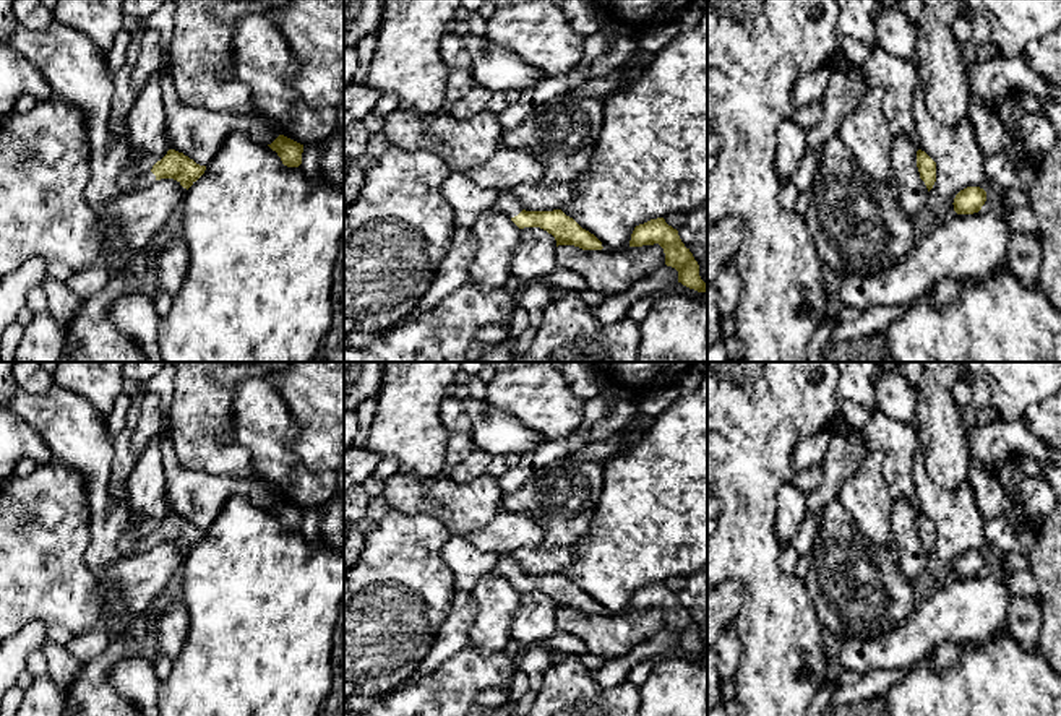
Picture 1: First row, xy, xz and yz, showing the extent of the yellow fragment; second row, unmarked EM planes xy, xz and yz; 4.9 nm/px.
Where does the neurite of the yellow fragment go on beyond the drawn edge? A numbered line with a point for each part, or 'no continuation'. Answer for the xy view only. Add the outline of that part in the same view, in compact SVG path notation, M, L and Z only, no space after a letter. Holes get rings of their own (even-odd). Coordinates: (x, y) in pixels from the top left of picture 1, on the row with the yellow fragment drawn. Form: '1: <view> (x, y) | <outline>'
1: xy (146, 179) | M149 170L149 172L144 172L144 174L141 174L141 175L138 177L136 187L138 187L138 188L146 188L146 187L149 187L149 185L154 183L154 182L156 182L156 175Z

